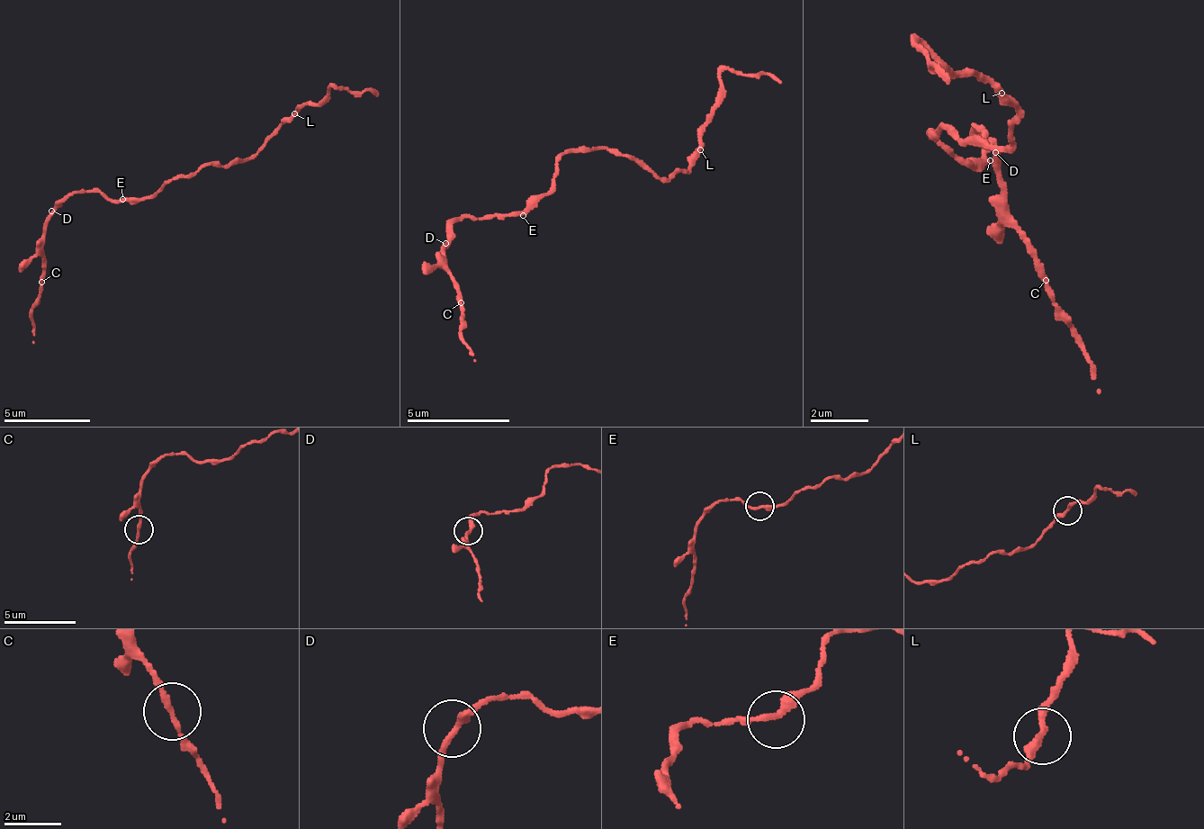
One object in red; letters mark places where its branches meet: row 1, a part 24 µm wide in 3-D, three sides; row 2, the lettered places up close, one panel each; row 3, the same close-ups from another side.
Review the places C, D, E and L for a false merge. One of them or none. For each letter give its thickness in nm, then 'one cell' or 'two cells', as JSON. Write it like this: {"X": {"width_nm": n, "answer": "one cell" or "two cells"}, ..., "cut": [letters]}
{"C": {"width_nm": 180, "answer": "one cell"}, "D": {"width_nm": 240, "answer": "one cell"}, "E": {"width_nm": 260, "answer": "one cell"}, "L": {"width_nm": 260, "answer": "one cell"}, "cut": []}

